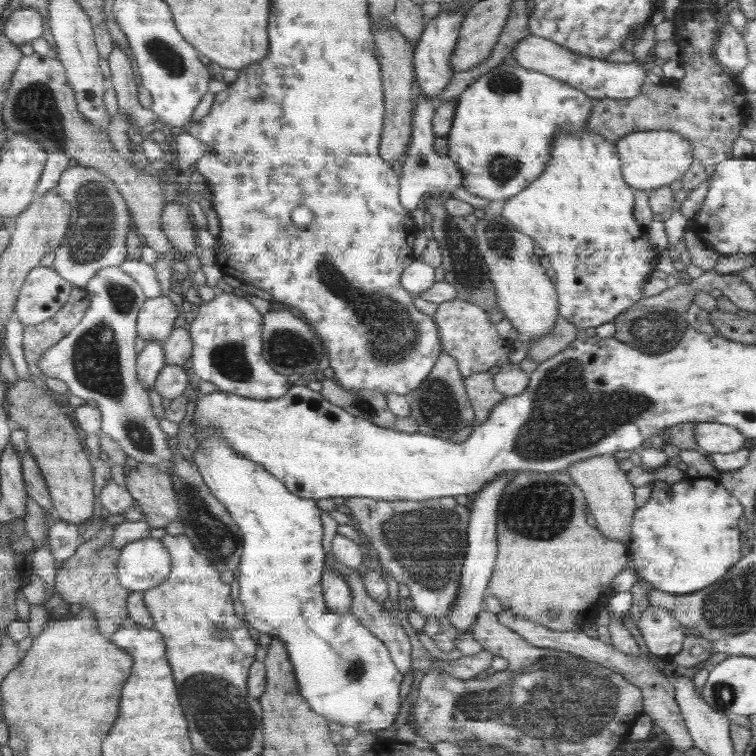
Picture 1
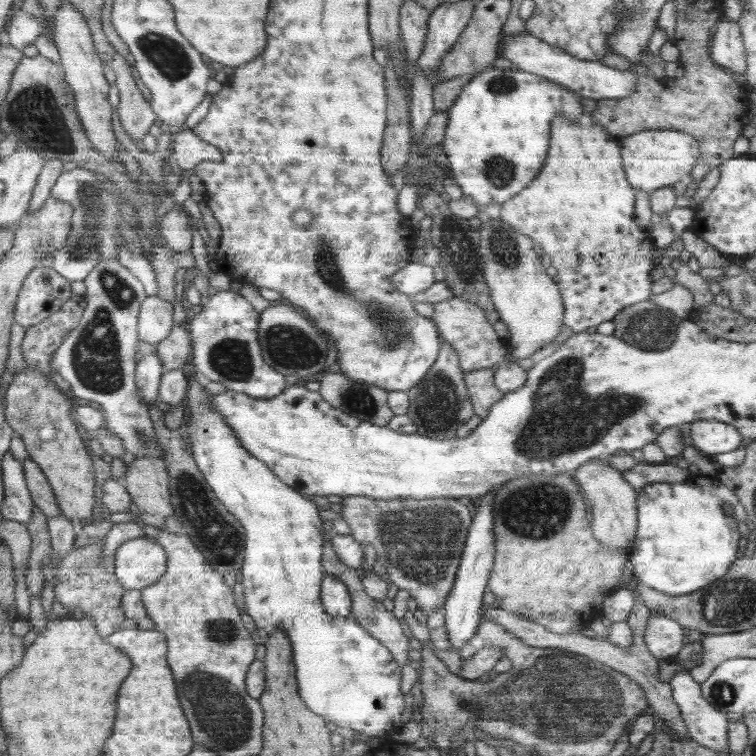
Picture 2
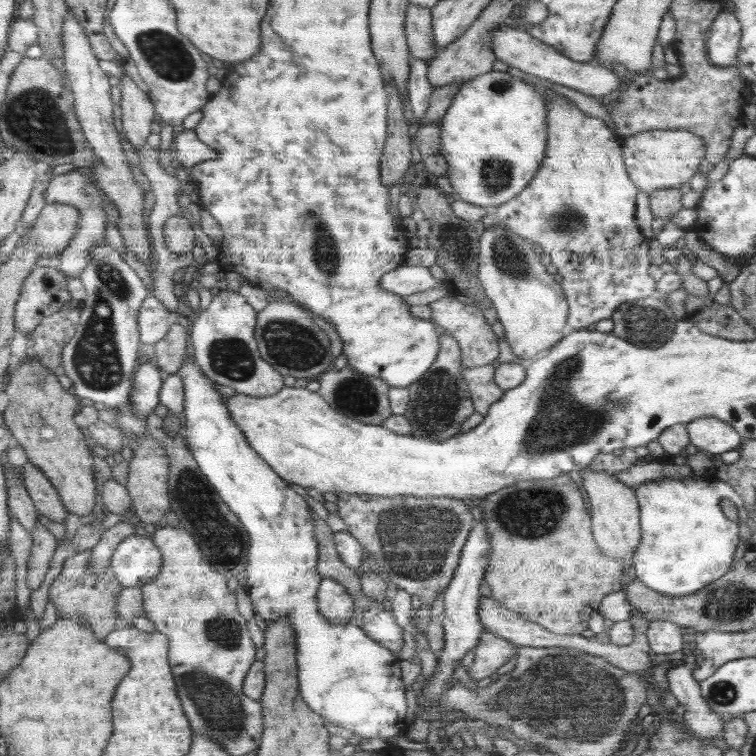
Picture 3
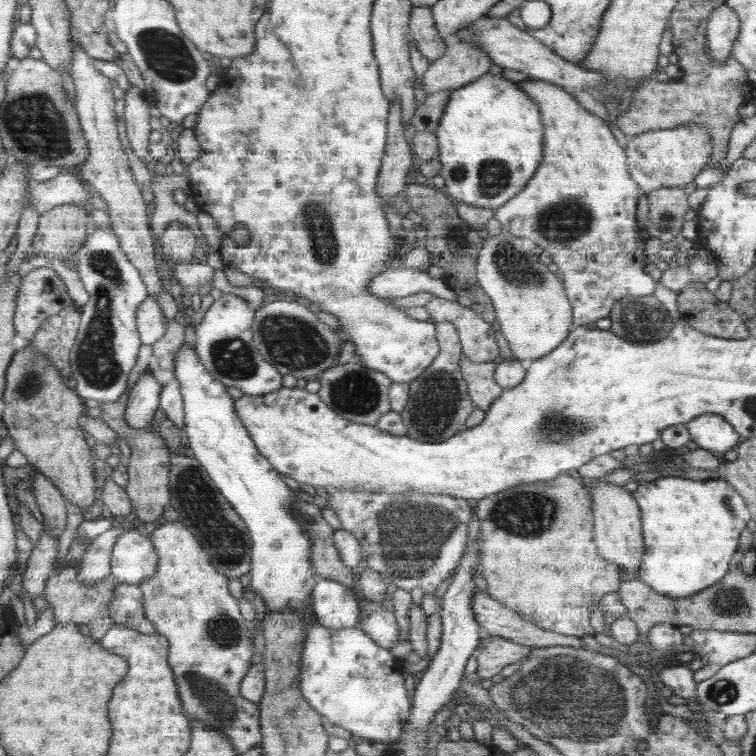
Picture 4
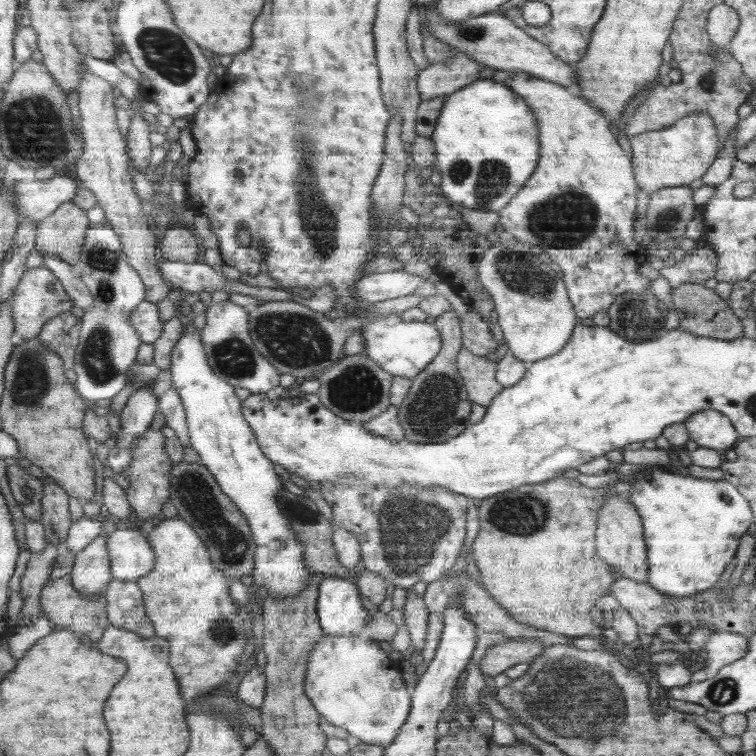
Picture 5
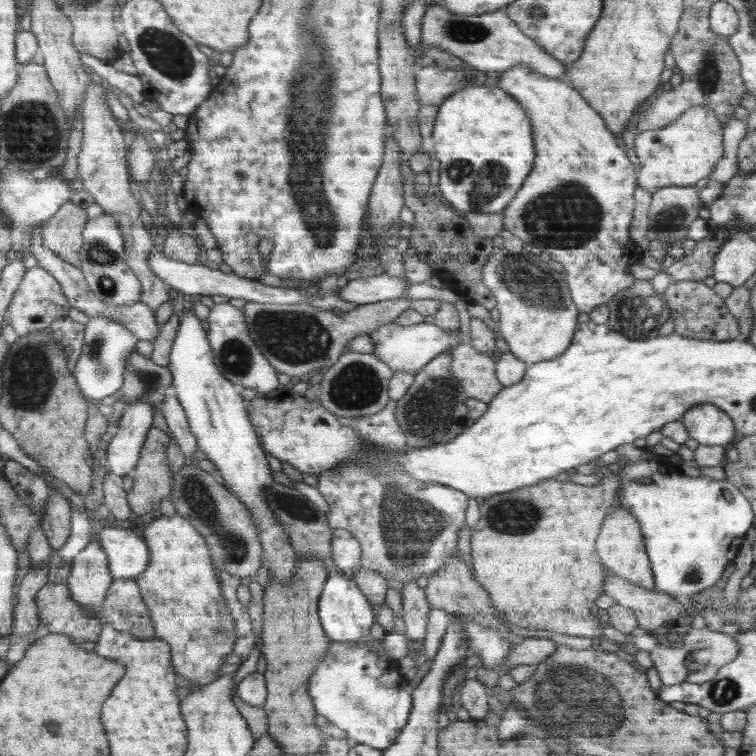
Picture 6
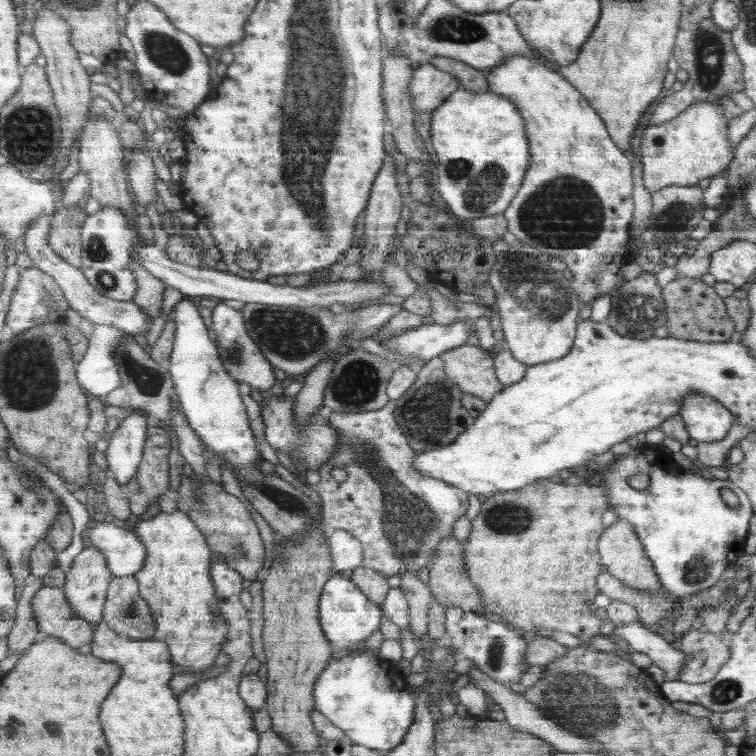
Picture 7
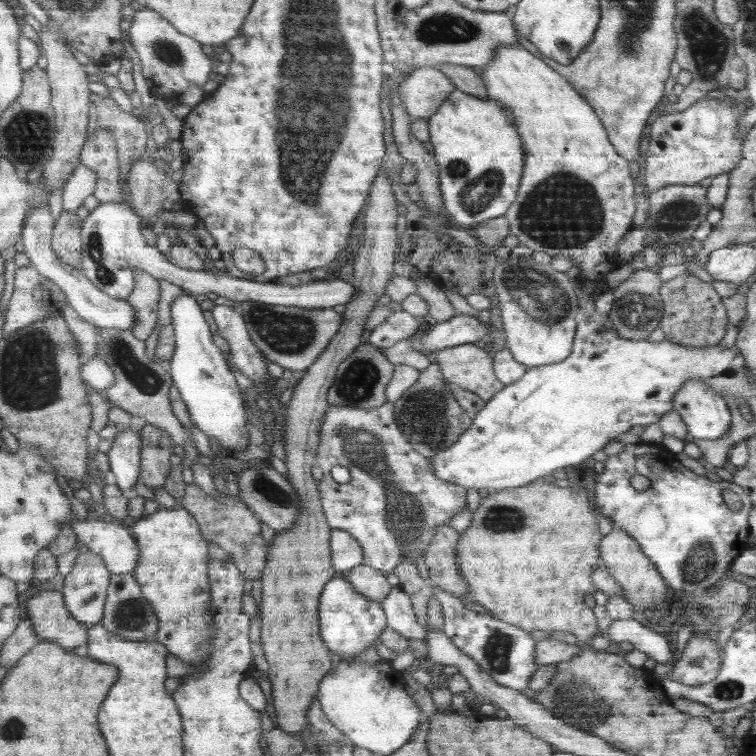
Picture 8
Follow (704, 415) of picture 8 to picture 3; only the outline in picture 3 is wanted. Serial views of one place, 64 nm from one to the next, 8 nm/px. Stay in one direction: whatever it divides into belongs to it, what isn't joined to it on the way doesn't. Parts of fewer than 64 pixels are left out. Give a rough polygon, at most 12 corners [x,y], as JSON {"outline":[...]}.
{"outline":[[706,416],[686,426],[690,442],[712,454],[738,449],[741,433]]}

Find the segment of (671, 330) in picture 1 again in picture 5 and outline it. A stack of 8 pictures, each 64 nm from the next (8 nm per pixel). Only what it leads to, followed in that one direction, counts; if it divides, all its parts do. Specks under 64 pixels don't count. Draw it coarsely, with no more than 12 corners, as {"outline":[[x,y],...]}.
{"outline":[[650,290],[610,304],[608,328],[628,341],[654,340],[667,306]]}

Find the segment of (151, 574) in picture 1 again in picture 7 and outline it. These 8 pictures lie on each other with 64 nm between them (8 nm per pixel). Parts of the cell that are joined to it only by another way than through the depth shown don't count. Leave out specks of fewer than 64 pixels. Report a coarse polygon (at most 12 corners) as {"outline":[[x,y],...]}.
{"outline":[[107,518],[84,530],[113,577],[136,575],[146,546]]}

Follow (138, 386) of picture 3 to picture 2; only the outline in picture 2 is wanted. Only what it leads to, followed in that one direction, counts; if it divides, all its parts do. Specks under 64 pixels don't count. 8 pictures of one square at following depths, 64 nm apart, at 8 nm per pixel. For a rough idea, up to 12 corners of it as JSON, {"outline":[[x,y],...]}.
{"outline":[[156,351],[138,361],[138,392],[150,406],[163,372]]}

